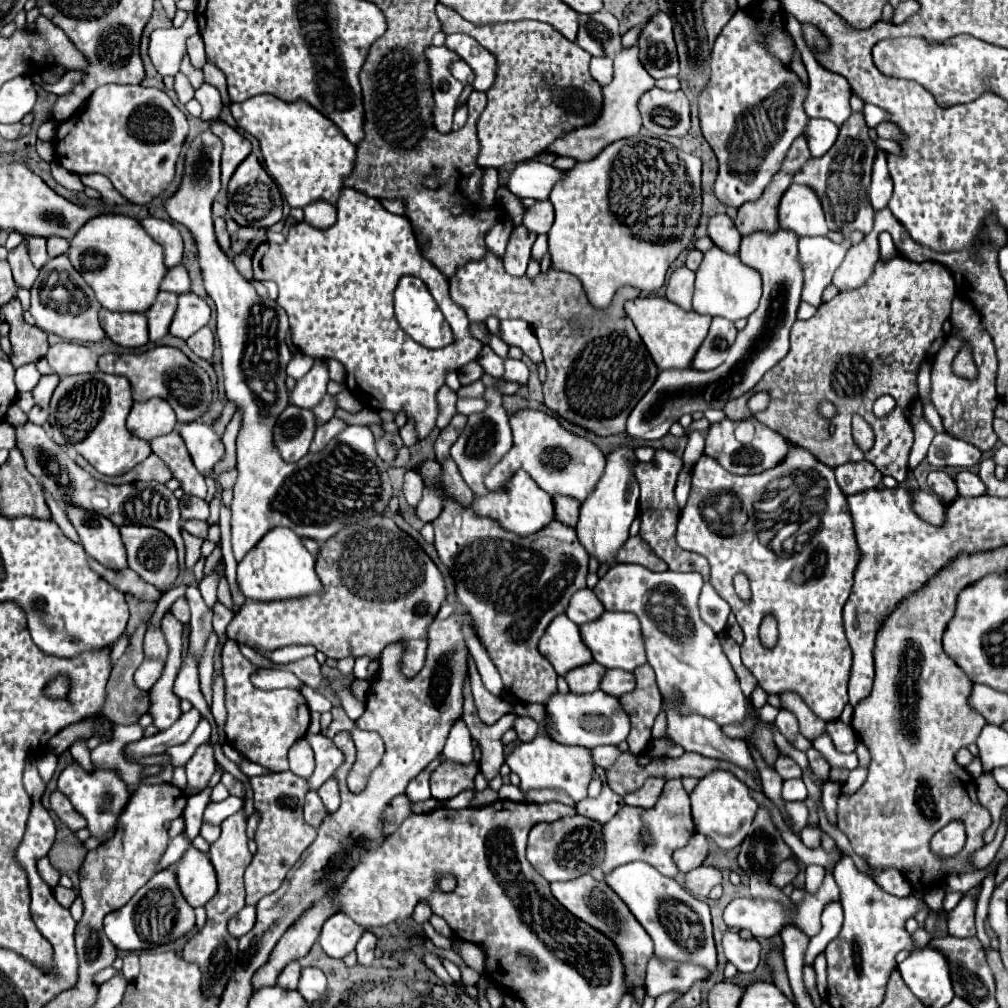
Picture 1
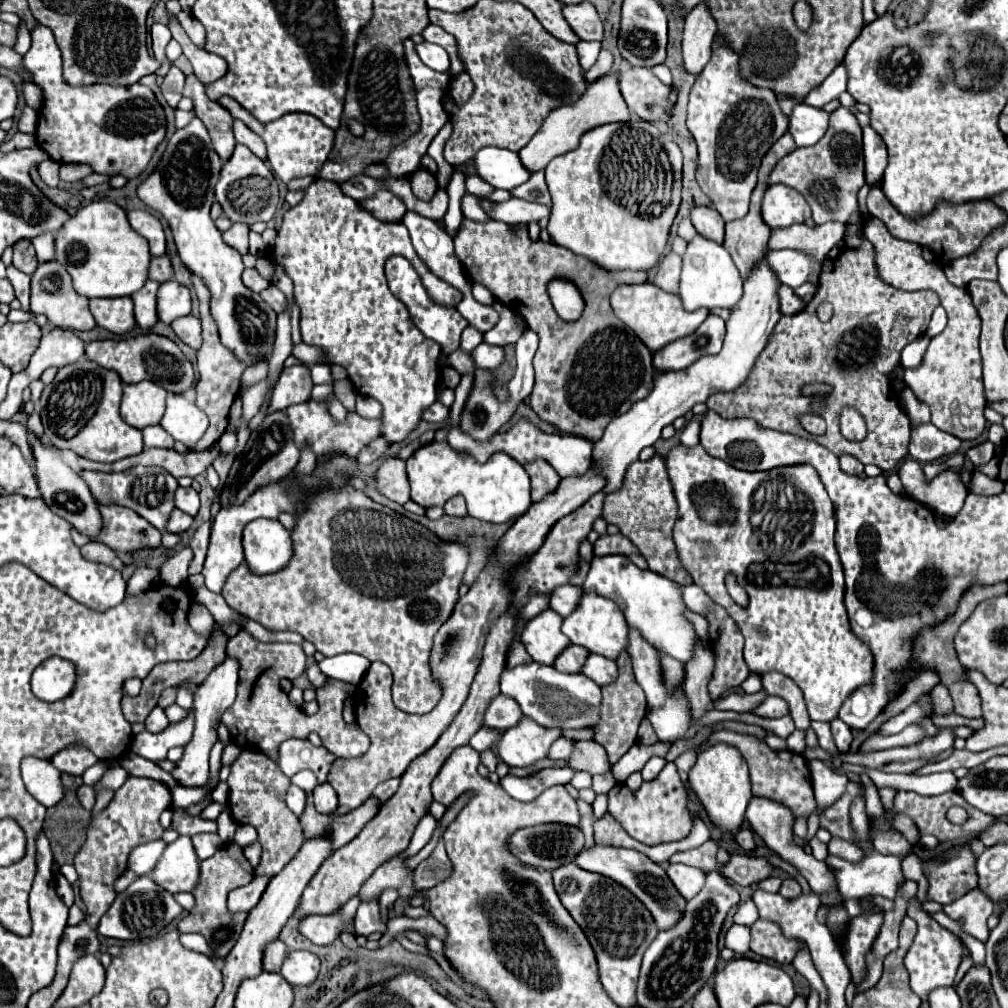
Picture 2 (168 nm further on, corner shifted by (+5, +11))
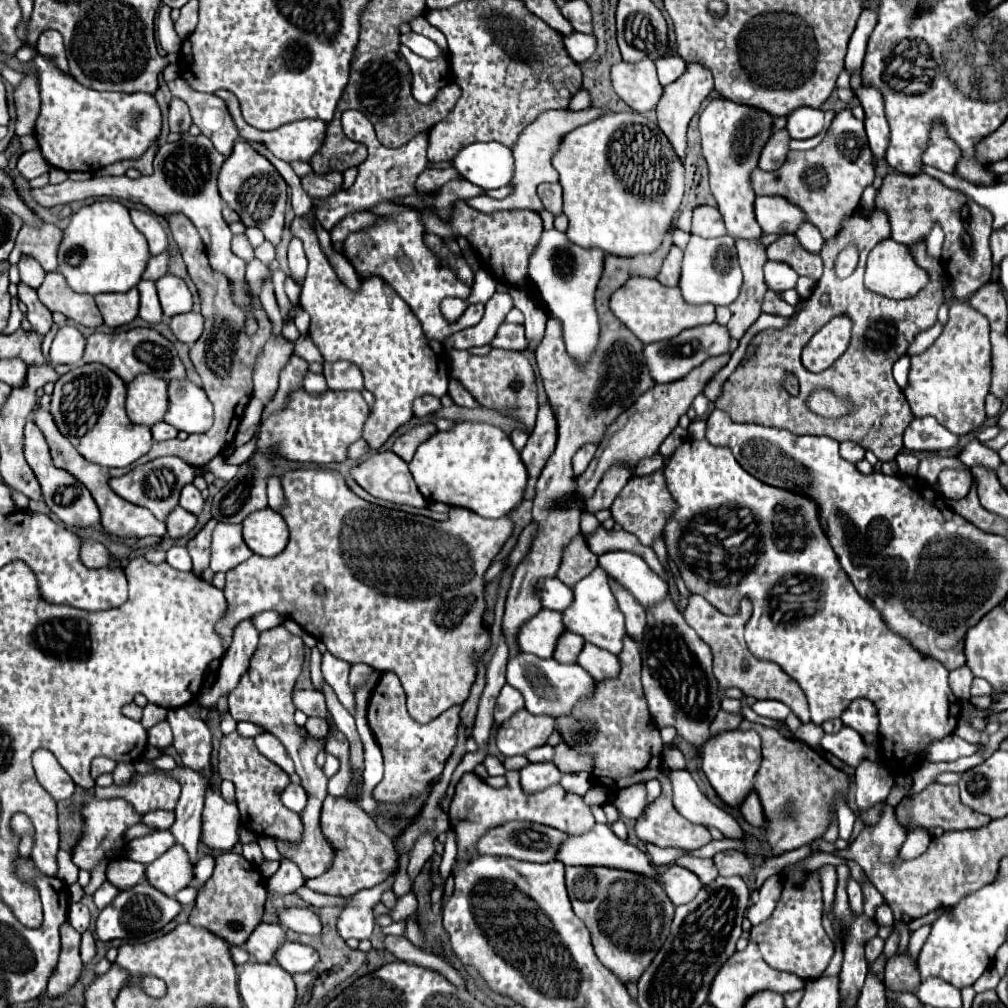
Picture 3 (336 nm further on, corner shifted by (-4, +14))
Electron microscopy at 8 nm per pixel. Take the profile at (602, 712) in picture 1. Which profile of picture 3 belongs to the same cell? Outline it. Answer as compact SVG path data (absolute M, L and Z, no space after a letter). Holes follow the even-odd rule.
M517 654L517 658L507 664L507 682L517 688L525 698L525 708L531 714L543 716L565 716L573 706L587 696L593 696L593 686L597 684L591 674L587 674L579 664L559 664L557 660L541 660L533 654Z

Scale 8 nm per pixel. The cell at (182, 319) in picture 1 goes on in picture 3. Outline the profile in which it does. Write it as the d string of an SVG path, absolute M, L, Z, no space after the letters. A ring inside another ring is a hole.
M165 274L165 278L159 278L155 284L157 284L157 294L165 316L171 318L175 314L193 310L193 294L189 292L183 278Z

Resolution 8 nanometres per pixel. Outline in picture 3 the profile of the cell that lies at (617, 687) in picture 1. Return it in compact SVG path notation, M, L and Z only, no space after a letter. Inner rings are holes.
M585 644L577 664L583 666L597 682L605 678L615 678L621 670L619 658L615 654L609 654L607 650L601 650L599 646L593 644Z

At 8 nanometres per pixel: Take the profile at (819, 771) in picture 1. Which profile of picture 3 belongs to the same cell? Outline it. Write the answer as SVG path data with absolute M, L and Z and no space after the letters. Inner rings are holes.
M813 722L803 724L803 726L795 732L795 738L801 740L801 742L805 742L805 744L809 744L809 746L819 746L819 742L821 742L823 736L825 736L823 728L821 728L819 724L813 724Z

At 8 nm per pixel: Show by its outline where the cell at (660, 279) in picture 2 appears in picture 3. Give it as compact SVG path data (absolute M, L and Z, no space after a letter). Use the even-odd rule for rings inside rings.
M671 246L671 252L667 254L661 272L657 276L657 280L665 286L677 286L679 276L681 276L681 258L683 258L683 250L677 246Z

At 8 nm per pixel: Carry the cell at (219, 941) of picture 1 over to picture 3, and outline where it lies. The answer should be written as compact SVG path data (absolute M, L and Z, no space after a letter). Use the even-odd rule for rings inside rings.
M219 854L215 858L215 870L209 882L205 882L201 890L197 890L197 900L189 916L189 924L213 932L231 946L243 946L255 926L263 920L263 904L267 898L267 890L263 890L263 884L265 882L259 868L243 854Z

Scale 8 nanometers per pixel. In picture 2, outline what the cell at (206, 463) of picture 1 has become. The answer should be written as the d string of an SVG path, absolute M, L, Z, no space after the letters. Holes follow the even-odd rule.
M168 393L166 399L166 413L160 425L176 439L182 441L186 447L196 445L196 441L208 429L208 417L196 403L188 401L184 395Z

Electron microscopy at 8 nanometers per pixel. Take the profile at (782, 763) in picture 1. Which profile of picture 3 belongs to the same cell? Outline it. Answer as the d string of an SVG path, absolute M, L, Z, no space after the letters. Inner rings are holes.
M719 710L717 716L715 716L715 722L709 726L709 734L715 736L715 734L721 734L721 732L735 730L735 728L739 728L741 720L743 720L741 714L729 714L729 712Z

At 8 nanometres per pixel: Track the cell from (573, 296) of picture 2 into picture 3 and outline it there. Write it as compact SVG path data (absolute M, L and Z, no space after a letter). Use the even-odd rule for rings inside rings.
M553 228L543 232L537 250L529 258L529 276L535 284L533 288L537 290L537 296L547 306L547 310L563 322L565 346L577 362L589 360L589 354L595 350L599 338L599 322L593 298L597 282L601 278L603 256L605 252L595 248L581 248L569 242L563 232Z

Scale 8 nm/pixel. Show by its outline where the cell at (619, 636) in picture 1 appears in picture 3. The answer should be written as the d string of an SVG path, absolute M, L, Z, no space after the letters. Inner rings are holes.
M601 568L593 570L587 578L575 584L573 592L575 592L575 600L563 612L565 628L573 634L583 636L589 644L595 644L613 654L619 654L625 638L625 618L617 606L617 600L613 598L613 592L609 590L609 578L605 576L605 572Z

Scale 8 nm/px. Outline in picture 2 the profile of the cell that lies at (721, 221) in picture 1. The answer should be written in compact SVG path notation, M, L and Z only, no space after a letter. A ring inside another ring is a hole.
M694 207L690 211L690 221L692 221L694 229L698 231L698 235L708 237L716 243L724 241L724 221L720 221L720 215L716 213L716 209Z

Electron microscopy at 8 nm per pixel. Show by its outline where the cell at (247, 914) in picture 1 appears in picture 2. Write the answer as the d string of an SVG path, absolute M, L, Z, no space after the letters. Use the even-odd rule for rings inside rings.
M254 877L248 885L232 891L228 895L230 909L232 911L250 911L260 901L268 883L270 883L270 877Z

